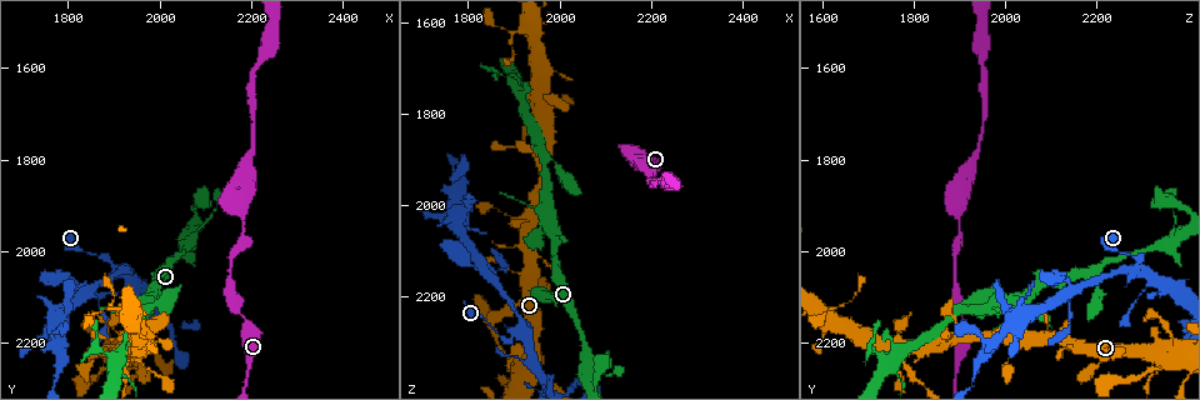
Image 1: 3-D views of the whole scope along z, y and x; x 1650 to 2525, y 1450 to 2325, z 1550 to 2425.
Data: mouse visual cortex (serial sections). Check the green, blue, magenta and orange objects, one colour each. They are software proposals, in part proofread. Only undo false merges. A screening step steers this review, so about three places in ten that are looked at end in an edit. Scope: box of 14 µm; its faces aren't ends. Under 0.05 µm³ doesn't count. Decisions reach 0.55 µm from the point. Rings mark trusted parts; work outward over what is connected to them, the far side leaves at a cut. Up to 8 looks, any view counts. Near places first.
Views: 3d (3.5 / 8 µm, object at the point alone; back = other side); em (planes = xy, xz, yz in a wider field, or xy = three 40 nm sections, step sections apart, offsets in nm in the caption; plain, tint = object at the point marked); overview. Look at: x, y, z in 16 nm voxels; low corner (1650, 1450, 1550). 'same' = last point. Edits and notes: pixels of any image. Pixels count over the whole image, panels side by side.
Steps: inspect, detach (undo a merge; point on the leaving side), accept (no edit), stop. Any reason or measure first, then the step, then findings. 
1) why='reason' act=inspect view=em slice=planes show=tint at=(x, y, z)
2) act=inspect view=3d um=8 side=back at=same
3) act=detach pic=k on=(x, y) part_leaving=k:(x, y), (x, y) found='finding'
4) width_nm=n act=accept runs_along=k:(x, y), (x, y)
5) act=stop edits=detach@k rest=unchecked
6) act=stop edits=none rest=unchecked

why='thick turns thin' act=inspect view=3d um=3.5 at=(1865, 2135, 1615)

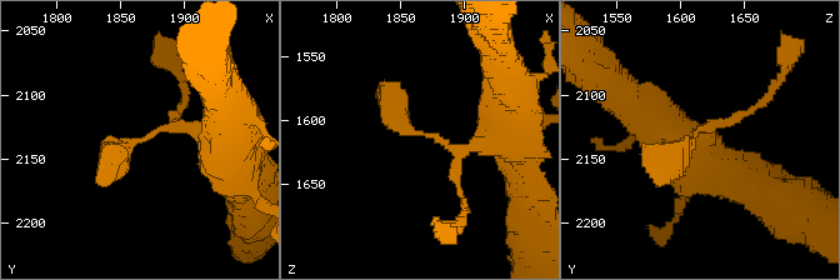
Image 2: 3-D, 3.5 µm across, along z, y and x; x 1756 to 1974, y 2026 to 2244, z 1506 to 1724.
arm_widths_nm=200,300 act=inspect view=em slice=xy step=3 show=tint at=(1866, 2132, 1612)

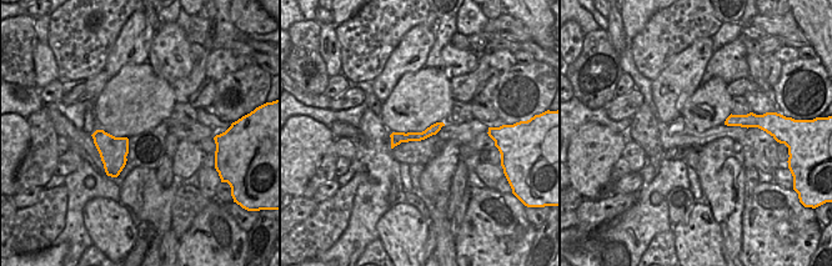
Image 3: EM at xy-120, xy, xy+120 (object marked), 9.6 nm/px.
act=accept runs_along=3:(439, 125), (424, 135), (394, 142) found='one cell here'

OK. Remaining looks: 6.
why='thick turns thin' act=inspect view=3d um=3.5 at=(2005, 2280, 1775)

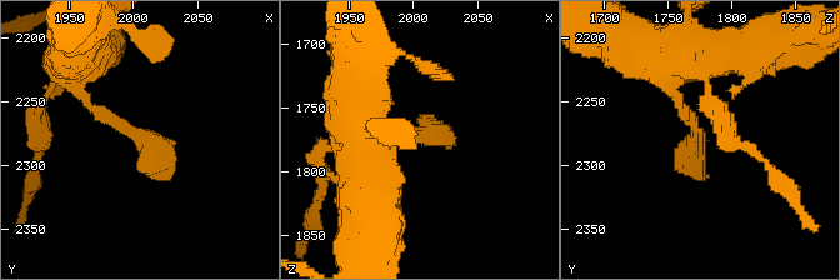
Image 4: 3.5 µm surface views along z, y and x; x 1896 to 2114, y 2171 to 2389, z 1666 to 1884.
why='now the EM' act=inspect view=em slice=xy step=2 show=tint at=(2008, 2274, 1772)

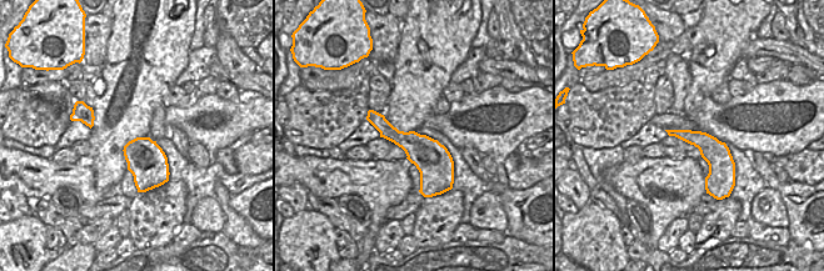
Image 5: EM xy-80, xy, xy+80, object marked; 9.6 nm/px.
width_nm=340 act=accept runs_along=5:(370, 114), (427, 162), (427, 189) found='continuous, no second cell'

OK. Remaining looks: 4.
why='thin neck' act=inspect view=3d um=3.5 at=(1875, 2220, 1715)

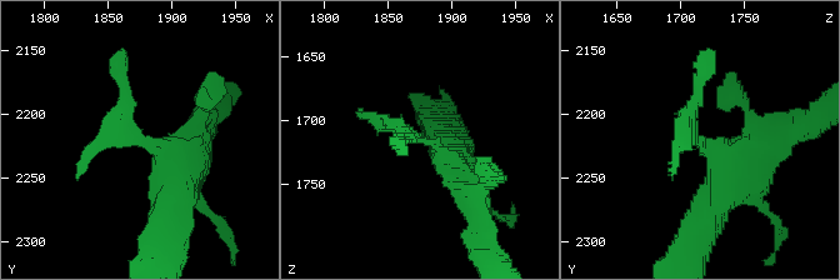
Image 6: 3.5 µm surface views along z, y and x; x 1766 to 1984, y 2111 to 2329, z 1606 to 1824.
why='now the EM' act=inspect view=em slice=xy step=1 show=tint at=(1874, 2222, 1712)

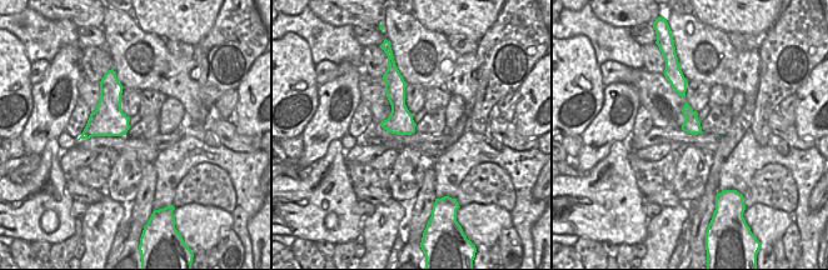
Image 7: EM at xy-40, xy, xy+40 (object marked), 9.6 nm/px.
act=accept runs_along=6:(191, 150), (123, 128), (119, 74) found='one cell here'

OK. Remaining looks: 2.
act=stop edits=none rest=unchecked

